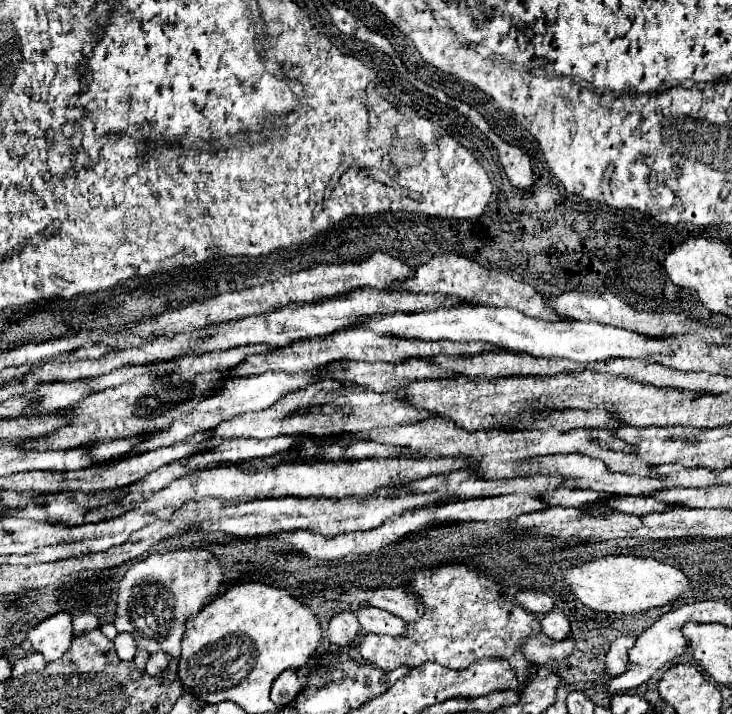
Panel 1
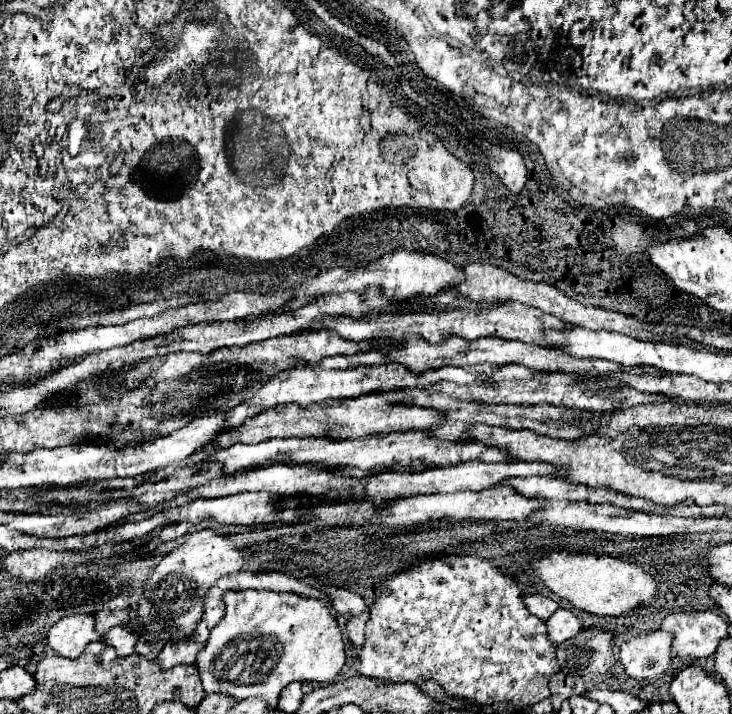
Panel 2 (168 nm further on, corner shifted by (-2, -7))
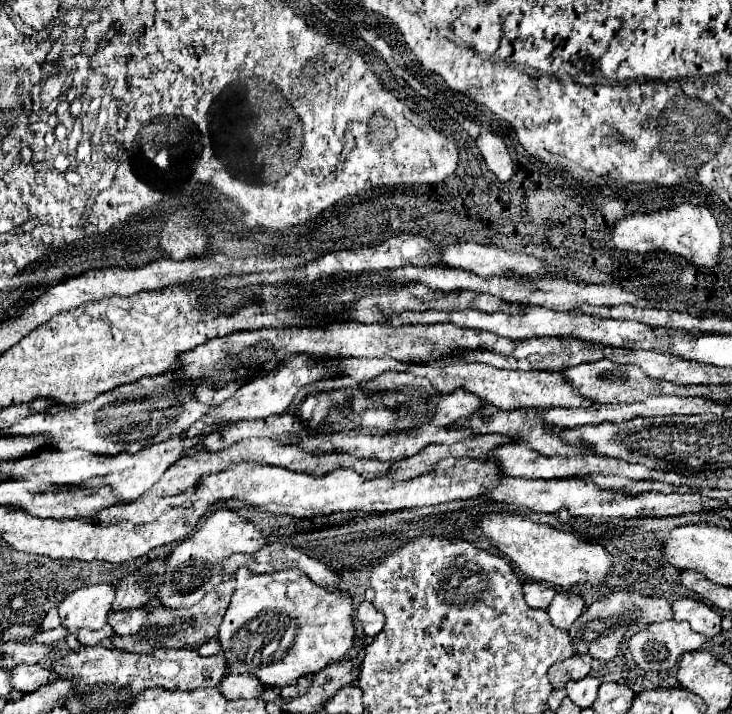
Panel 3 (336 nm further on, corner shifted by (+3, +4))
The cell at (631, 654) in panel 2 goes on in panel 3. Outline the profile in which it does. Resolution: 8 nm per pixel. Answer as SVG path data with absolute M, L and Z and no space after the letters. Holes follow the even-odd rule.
M665 621L653 623L645 631L633 635L629 649L641 669L669 671L677 665L683 653L697 651L703 647L703 643L705 637L691 631L685 621Z

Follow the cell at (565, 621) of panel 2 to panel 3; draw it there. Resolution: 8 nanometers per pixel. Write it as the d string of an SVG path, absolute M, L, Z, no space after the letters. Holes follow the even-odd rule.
M563 591L563 593L557 593L555 599L551 601L551 605L547 607L547 613L551 617L551 623L559 629L569 629L575 619L581 615L585 607L585 601L579 593L575 591Z

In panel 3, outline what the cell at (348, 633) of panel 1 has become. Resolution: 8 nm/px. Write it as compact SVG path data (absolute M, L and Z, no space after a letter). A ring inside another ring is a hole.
M363 601L357 607L357 621L361 623L367 637L375 637L381 633L383 625L385 625L385 615L381 611L377 611L369 601Z

